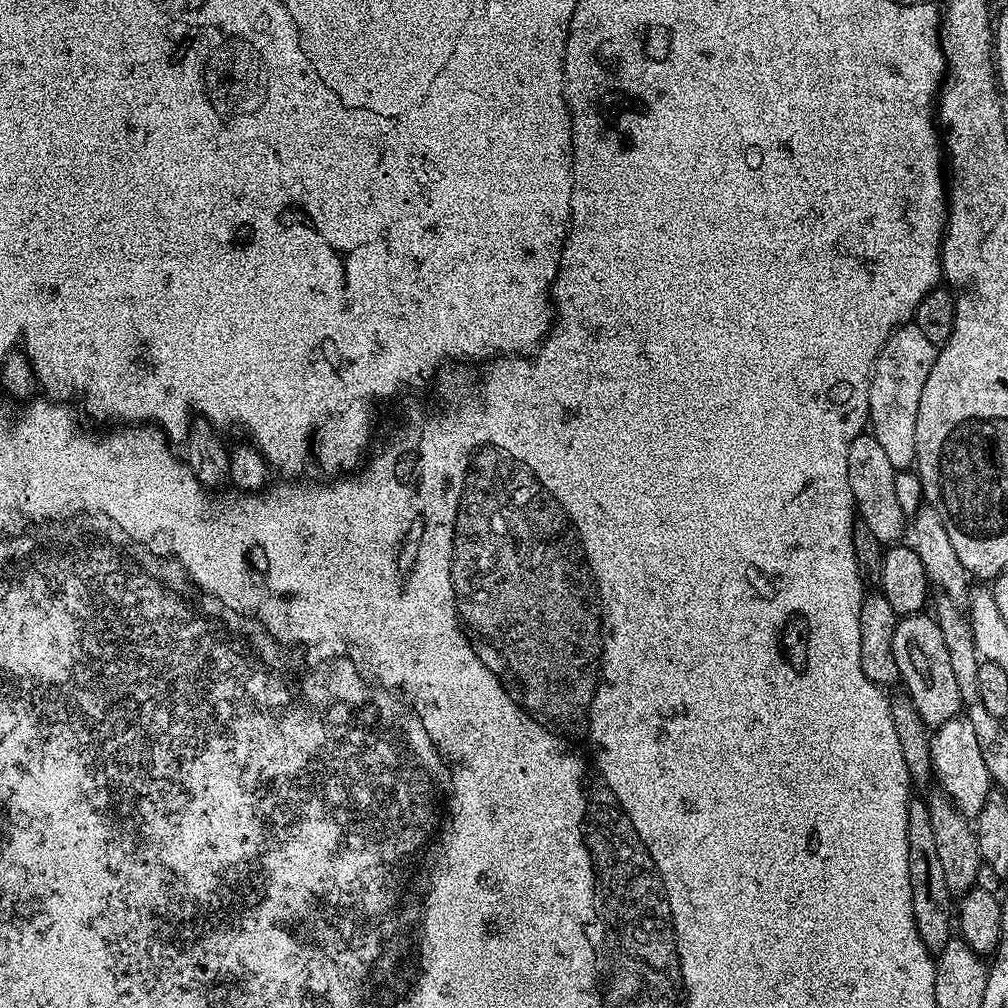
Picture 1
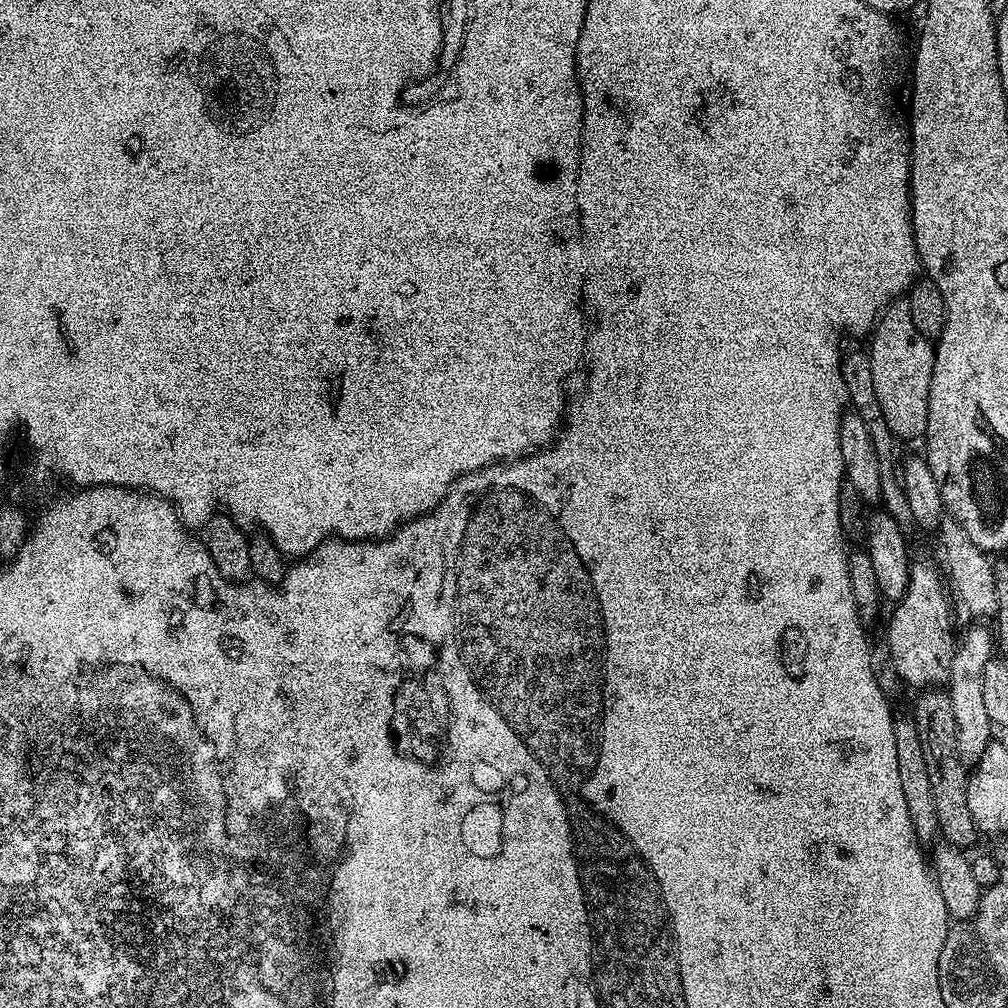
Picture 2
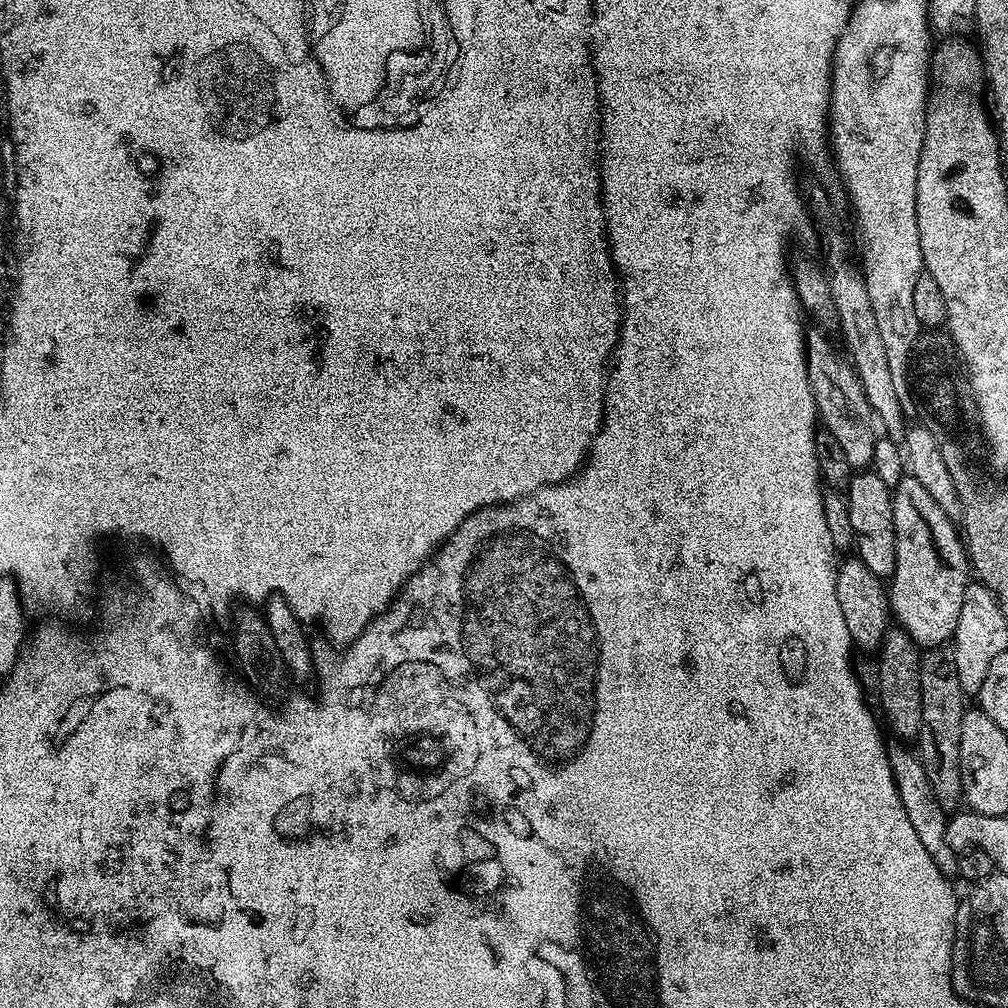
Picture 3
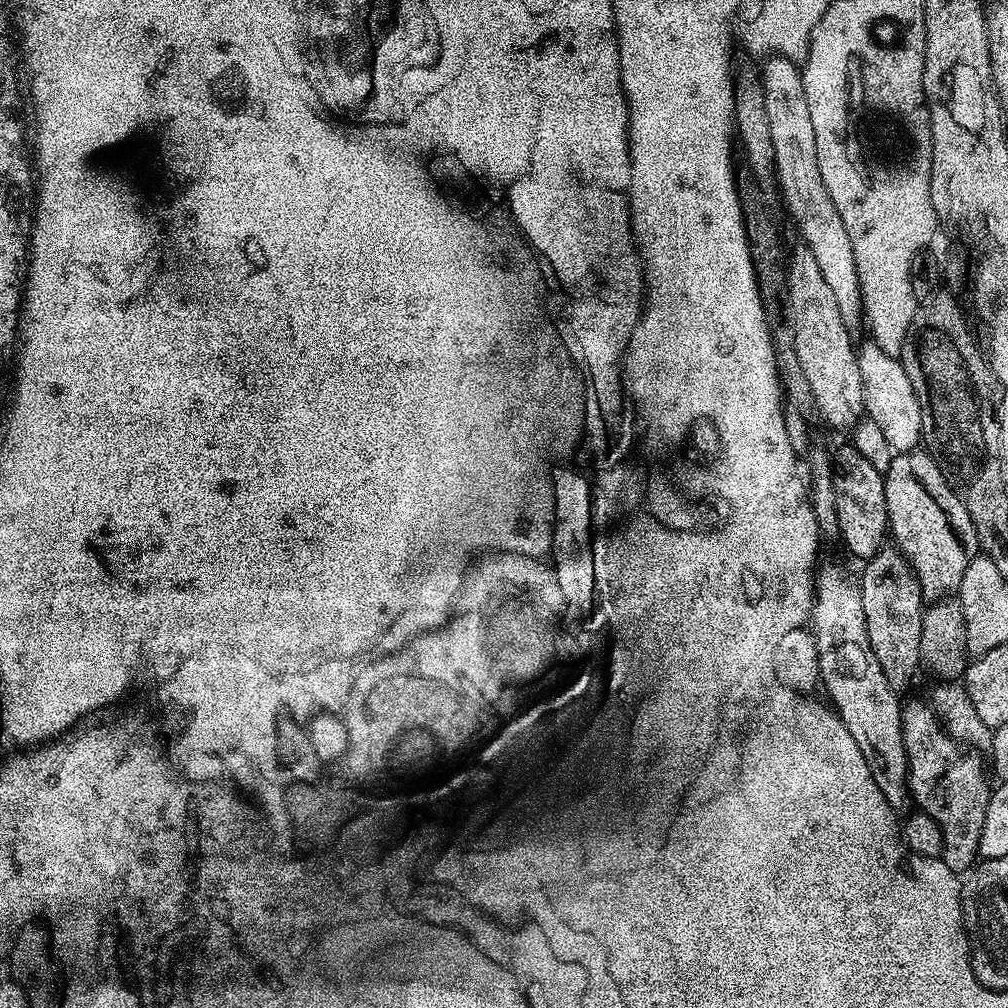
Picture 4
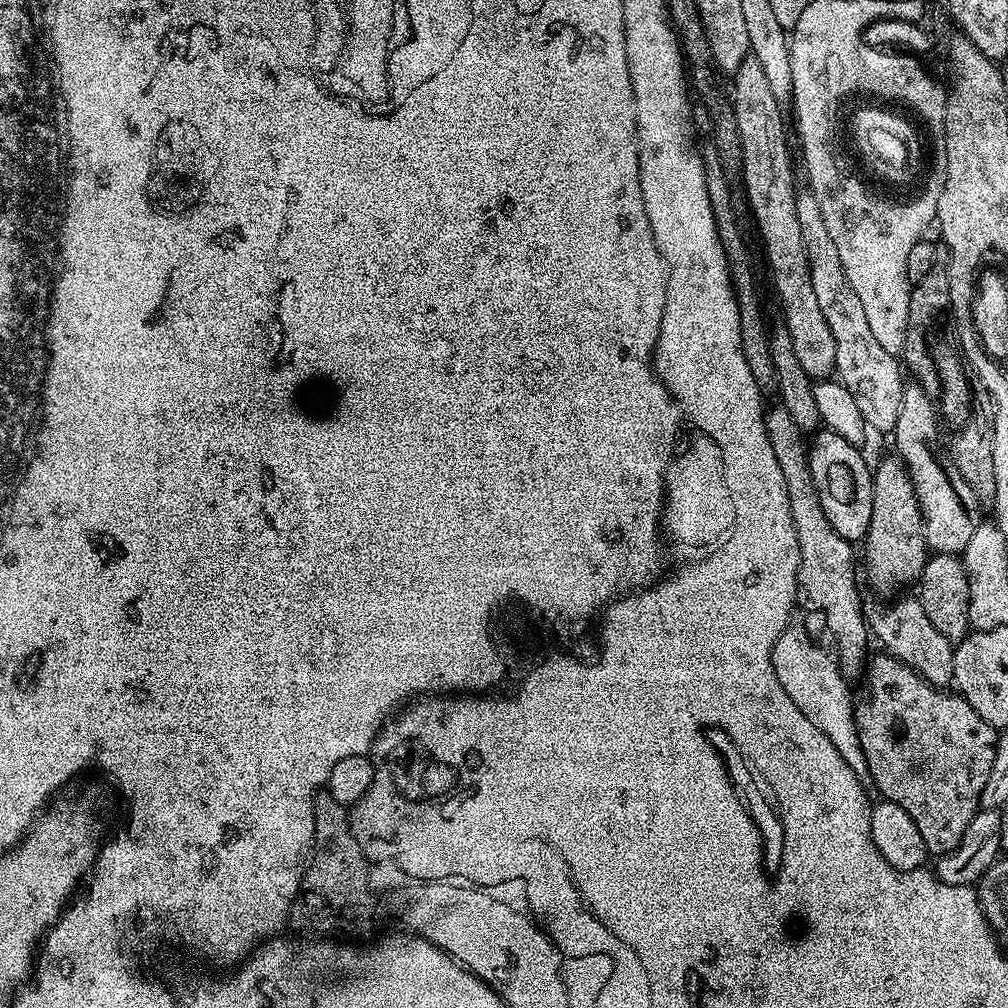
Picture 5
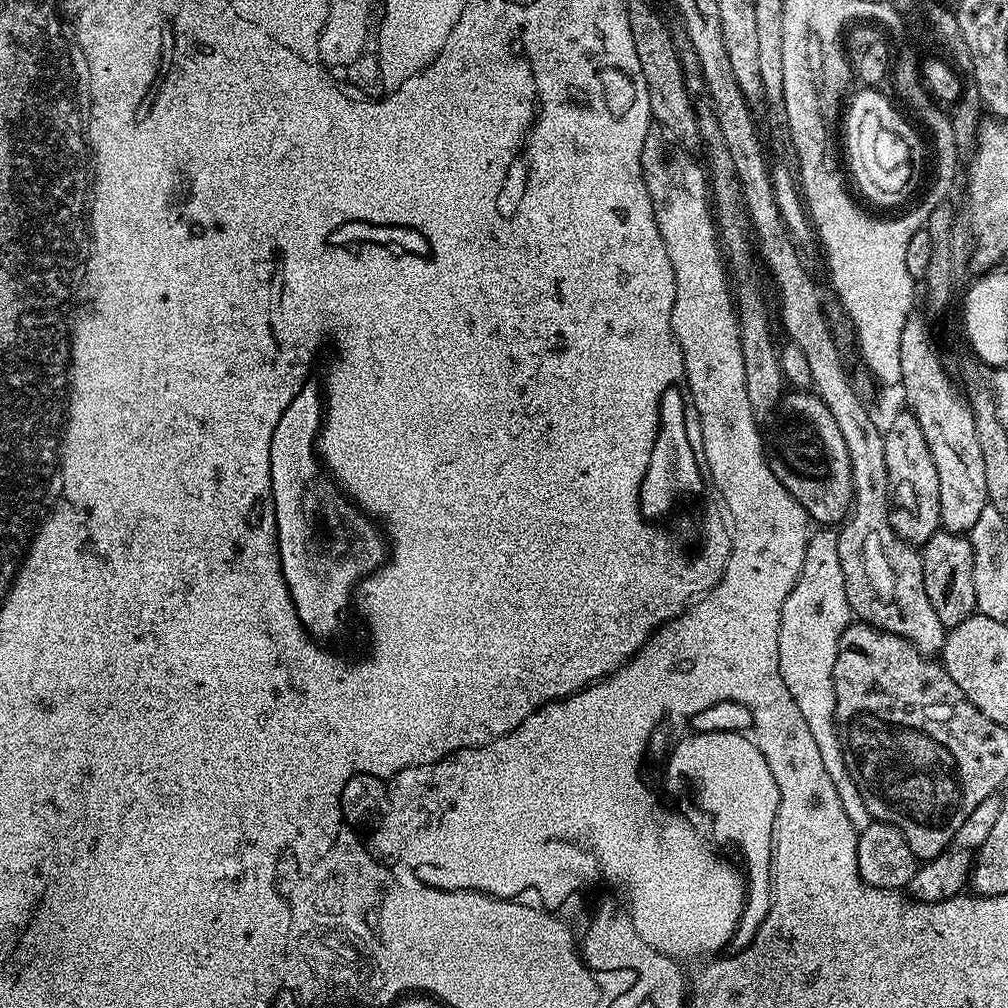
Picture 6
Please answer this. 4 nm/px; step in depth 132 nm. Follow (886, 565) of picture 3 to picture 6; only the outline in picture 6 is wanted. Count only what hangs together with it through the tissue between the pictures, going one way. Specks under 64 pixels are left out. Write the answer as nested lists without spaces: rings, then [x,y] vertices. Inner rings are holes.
[[[811,390],[785,391],[776,406],[775,420],[776,429],[772,432],[768,456],[768,465],[772,467],[774,478],[778,478],[782,486],[786,486],[788,493],[808,511],[809,517],[815,523],[816,520],[820,523],[817,525],[839,525],[852,506],[852,471],[850,456],[846,454],[846,438],[842,438],[830,410],[826,410],[826,402],[822,402],[822,398],[818,398]]]

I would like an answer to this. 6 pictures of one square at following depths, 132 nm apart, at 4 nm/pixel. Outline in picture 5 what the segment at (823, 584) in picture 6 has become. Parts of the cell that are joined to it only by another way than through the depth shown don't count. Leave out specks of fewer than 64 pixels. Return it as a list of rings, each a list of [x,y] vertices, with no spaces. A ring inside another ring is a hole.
[[[796,632],[789,638],[781,638],[772,646],[772,673],[776,680],[790,694],[790,702],[834,742],[834,750],[842,754],[846,766],[856,768],[858,764],[858,733],[856,731],[856,714],[854,696],[848,693],[846,677],[840,671],[833,653],[819,648],[804,632]]]

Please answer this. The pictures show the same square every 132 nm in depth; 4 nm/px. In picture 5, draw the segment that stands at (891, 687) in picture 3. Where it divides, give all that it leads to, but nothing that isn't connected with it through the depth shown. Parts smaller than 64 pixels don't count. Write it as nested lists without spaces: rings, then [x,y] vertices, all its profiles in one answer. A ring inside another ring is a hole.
[[[889,454],[889,456],[886,457],[880,465],[875,465],[872,474],[872,505],[870,506],[870,526],[868,527],[868,533],[864,535],[862,547],[864,547],[864,560],[862,556],[862,568],[863,571],[864,568],[866,571],[868,571],[868,584],[876,592],[897,591],[896,593],[899,593],[901,590],[904,590],[899,590],[899,588],[904,588],[907,586],[907,584],[915,585],[917,581],[919,581],[922,570],[924,569],[924,567],[926,566],[926,562],[928,561],[930,549],[928,543],[926,542],[926,538],[924,537],[924,519],[922,518],[922,514],[920,513],[920,503],[918,502],[918,498],[916,497],[916,486],[912,483],[912,479],[910,478],[910,474],[908,473],[908,467],[906,467],[903,460],[901,460],[900,457],[895,454]]]

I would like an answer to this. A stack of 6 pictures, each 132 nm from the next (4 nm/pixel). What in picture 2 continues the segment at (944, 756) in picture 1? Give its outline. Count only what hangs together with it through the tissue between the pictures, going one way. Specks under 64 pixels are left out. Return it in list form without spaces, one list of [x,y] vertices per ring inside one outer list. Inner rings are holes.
[[[976,622],[973,628],[964,632],[964,637],[959,637],[956,653],[950,666],[946,691],[950,704],[954,706],[954,722],[956,723],[956,737],[960,759],[965,762],[974,762],[986,750],[988,744],[993,743],[994,726],[990,722],[990,714],[986,714],[984,704],[984,684],[986,662],[994,656],[994,636],[991,631],[983,628],[983,623]]]

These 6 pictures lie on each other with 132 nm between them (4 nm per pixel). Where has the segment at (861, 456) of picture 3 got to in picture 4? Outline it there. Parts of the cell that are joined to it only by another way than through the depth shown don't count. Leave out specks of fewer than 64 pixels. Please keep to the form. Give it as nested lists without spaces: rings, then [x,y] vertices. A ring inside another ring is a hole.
[[[796,242],[786,256],[786,290],[784,291],[784,315],[794,334],[794,351],[798,353],[798,362],[806,374],[806,382],[810,382],[810,394],[814,394],[814,402],[820,411],[820,419],[832,428],[851,429],[865,415],[862,398],[862,376],[858,374],[856,351],[850,338],[850,329],[838,314],[838,302],[826,286],[822,278],[822,270],[814,254],[810,254],[808,245]]]

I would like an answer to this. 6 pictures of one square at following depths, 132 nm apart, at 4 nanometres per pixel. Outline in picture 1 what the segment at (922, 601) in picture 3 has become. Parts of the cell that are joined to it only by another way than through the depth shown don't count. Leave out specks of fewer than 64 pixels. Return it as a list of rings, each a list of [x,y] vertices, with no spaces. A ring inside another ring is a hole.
[[[928,614],[905,616],[898,619],[893,638],[894,659],[900,671],[903,691],[913,700],[922,716],[922,721],[932,730],[938,729],[948,720],[961,715],[957,679],[950,666],[950,653],[946,648],[938,622]]]

